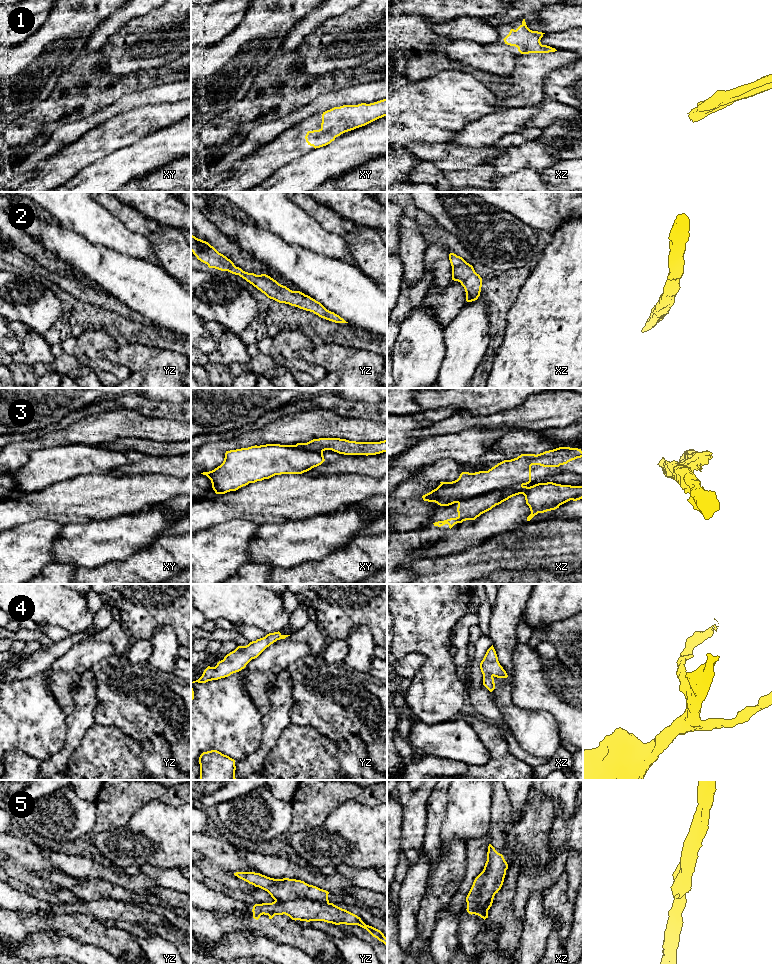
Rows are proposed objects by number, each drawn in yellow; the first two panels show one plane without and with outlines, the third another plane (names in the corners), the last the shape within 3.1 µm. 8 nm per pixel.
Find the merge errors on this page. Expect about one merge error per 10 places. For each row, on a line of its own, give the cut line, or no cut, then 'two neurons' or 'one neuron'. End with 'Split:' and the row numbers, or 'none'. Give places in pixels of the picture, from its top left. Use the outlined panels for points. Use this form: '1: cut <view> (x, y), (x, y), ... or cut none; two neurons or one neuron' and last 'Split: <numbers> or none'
1: cut none; one neuron
2: cut none; one neuron
3: cut xz (522, 484), (473, 496), (457, 502); two neurons
4: cut none; one neuron
5: cut yz (275, 899), (282, 901), (311, 899), (328, 902); two neurons
Split: 3, 5

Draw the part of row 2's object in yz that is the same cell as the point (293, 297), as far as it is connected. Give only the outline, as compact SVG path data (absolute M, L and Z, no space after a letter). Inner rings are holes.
M192 233L191 251L198 260L207 264L209 268L228 271L232 274L239 275L270 299L313 312L319 317L335 323L348 323L339 315L327 310L320 302L310 296L300 291L292 291L266 274L256 275L236 267L230 259L219 253L208 242L196 238Z

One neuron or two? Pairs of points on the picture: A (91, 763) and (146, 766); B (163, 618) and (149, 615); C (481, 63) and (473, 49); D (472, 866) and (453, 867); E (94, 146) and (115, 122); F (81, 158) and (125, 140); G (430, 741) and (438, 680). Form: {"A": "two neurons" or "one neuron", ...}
{"A": "one neuron", "B": "one neuron", "C": "one neuron", "D": "two neurons", "E": "one neuron", "F": "one neuron", "G": "two neurons"}

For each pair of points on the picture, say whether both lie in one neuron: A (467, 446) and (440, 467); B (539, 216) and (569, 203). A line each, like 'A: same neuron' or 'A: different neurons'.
A: different neurons
B: same neuron

